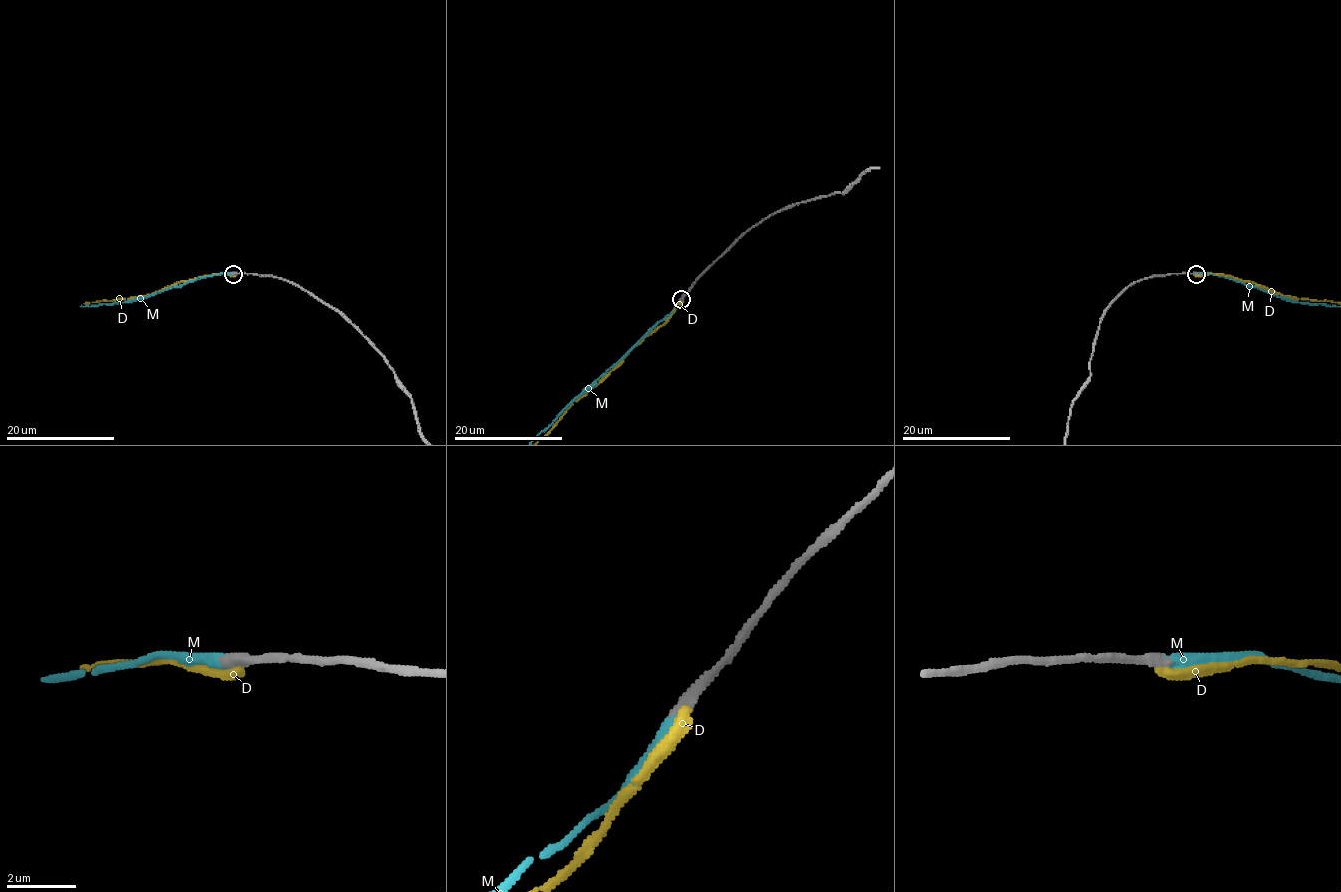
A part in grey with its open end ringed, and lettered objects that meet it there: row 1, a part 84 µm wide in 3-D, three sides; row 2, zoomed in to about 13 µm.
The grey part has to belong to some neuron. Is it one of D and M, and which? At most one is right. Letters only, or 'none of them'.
M

